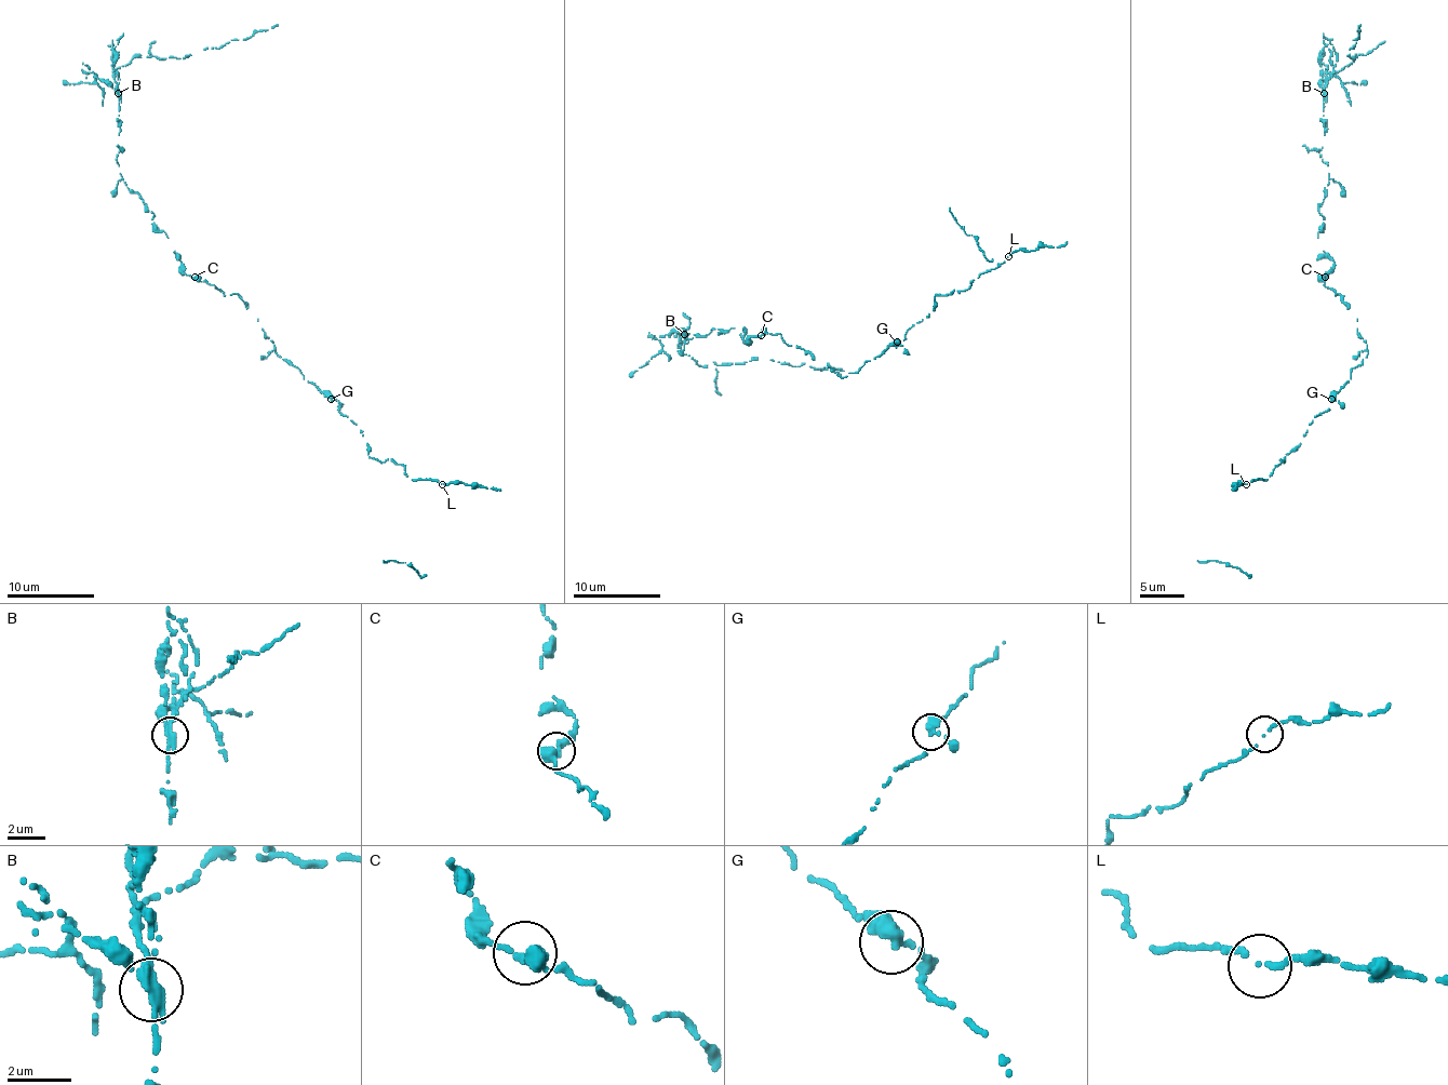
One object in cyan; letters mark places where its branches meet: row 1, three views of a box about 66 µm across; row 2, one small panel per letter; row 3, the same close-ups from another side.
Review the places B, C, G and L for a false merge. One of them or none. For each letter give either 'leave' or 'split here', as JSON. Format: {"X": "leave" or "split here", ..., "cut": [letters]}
{"B": "split here", "C": "leave", "G": "leave", "L": "leave", "cut": ["B"]}

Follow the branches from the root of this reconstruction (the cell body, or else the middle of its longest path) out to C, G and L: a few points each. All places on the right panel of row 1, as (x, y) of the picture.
C: (1336, 294), (1323, 285), (1325, 277)
G: (1336, 294), (1357, 318), (1357, 333), (1368, 353), (1351, 371), (1351, 379), (1331, 399)
L: (1336, 294), (1357, 318), (1357, 333), (1368, 353), (1268, 480), (1246, 484)

